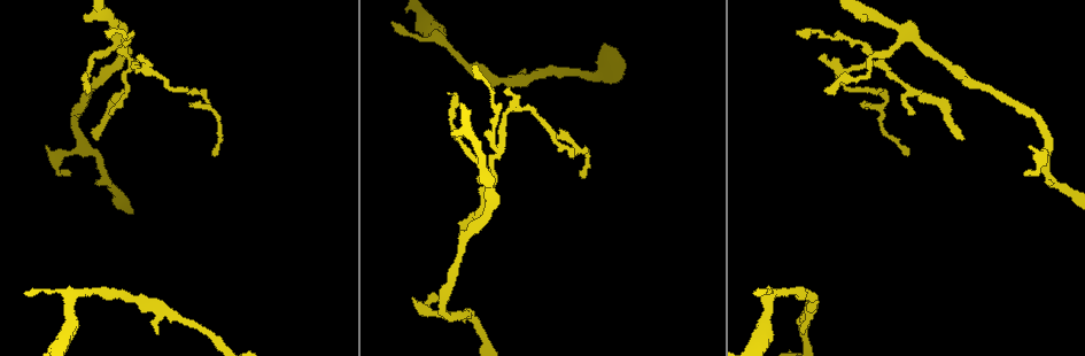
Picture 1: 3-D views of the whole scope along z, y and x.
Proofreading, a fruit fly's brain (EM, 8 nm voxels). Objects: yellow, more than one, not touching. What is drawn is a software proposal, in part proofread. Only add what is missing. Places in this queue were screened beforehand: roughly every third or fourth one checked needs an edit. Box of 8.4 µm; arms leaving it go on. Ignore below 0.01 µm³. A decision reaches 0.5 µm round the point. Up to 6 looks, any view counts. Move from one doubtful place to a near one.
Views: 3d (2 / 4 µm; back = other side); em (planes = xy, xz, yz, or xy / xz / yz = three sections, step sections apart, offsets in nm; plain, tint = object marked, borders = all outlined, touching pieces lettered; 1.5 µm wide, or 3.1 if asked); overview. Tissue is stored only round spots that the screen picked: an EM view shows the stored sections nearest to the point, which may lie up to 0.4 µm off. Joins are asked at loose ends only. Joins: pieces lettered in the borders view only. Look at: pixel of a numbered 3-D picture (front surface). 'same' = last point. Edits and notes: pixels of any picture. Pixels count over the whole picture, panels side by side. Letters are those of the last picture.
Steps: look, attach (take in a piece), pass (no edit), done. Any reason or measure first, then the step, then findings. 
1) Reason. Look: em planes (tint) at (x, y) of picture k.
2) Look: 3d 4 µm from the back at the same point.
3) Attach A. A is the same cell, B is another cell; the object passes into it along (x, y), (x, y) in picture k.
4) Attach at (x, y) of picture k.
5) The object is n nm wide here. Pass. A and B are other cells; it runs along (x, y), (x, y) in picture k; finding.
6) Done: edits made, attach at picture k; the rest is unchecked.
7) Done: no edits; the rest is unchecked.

Thin end. Look: em xz step 8 (tint) at (433, 292) of picture 1.

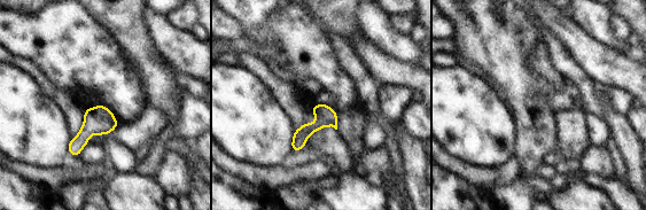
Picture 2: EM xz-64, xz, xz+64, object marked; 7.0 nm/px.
Cut it another way. Look: em planes (borders) at the same point.

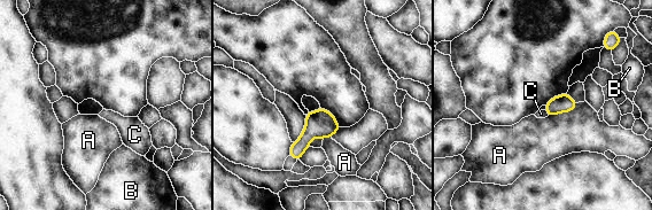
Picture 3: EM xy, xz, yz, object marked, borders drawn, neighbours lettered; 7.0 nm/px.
Pass. A, B and C are other cells; a border runs along (544, 110), (548, 115) in picture 3; none of them fits.

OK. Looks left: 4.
An open end. Look: em planes (borders) at (756, 294) of picture 1.

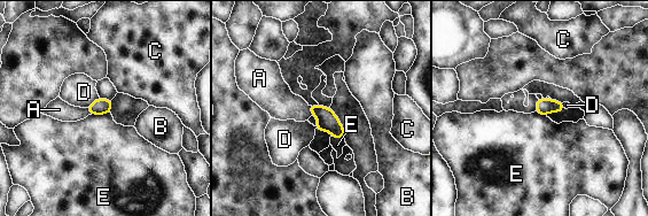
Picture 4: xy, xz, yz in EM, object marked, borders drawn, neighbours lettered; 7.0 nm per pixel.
The longest contact is with E, 140 nm. Pass. A, B, C, D and E are other cells; a border runs along (110, 113), (91, 115) in picture 4; none of them fits.

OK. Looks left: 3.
Done: no edits; the rest is unchecked.

